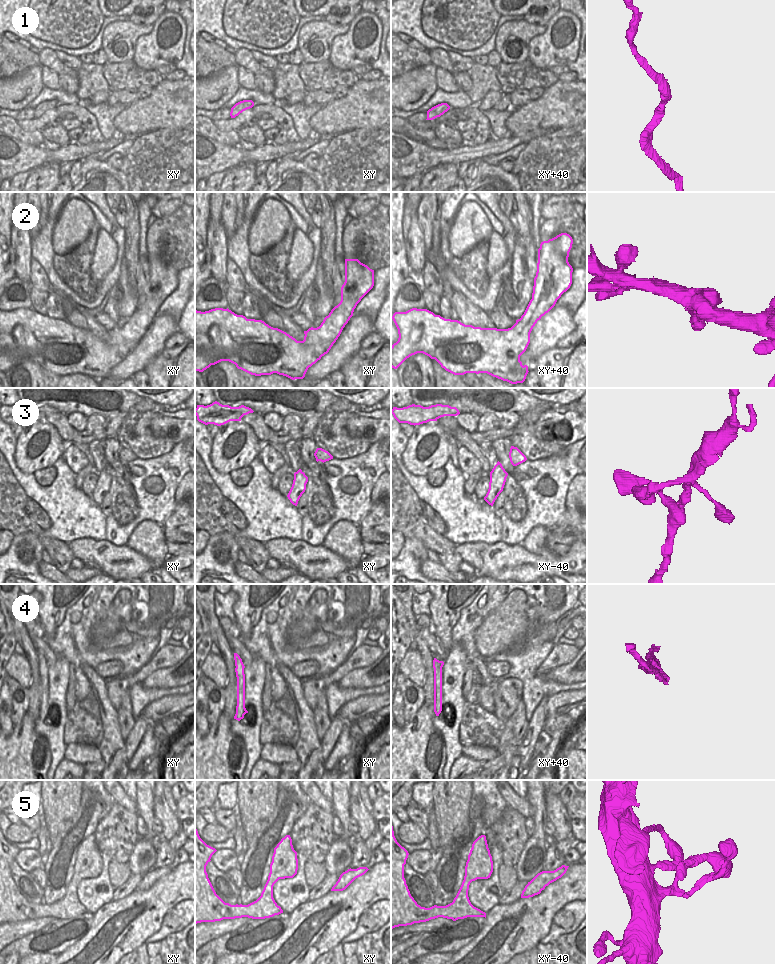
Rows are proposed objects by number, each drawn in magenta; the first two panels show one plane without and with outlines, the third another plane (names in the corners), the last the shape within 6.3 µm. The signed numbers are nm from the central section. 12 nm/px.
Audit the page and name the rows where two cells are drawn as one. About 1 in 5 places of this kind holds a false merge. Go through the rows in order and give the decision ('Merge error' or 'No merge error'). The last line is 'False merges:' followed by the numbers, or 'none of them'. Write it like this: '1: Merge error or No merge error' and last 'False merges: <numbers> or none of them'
1: No merge error
2: No merge error
3: No merge error
4: No merge error
5: No merge error
False merges: none of them

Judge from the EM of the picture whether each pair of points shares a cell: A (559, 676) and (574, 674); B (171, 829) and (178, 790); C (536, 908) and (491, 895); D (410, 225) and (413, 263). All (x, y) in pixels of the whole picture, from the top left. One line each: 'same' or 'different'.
A: same
B: different
C: different
D: same

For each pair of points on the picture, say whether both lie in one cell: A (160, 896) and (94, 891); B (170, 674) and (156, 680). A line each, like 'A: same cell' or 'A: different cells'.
A: different cells
B: same cell

